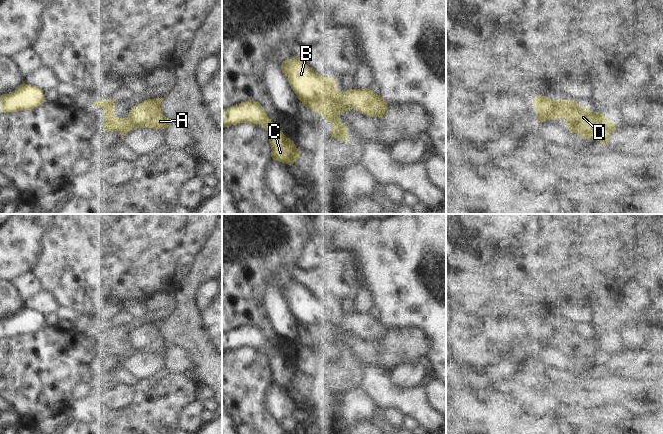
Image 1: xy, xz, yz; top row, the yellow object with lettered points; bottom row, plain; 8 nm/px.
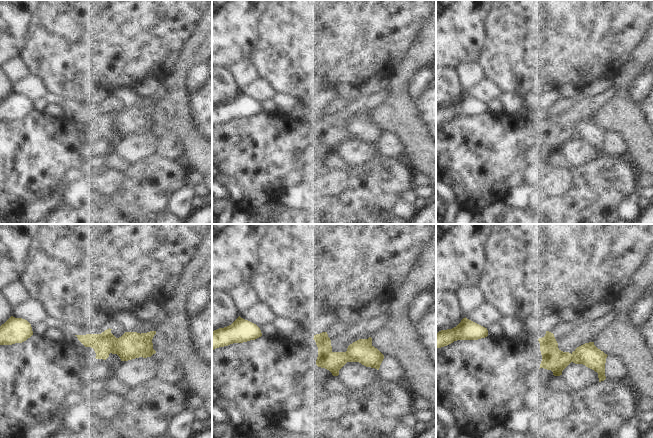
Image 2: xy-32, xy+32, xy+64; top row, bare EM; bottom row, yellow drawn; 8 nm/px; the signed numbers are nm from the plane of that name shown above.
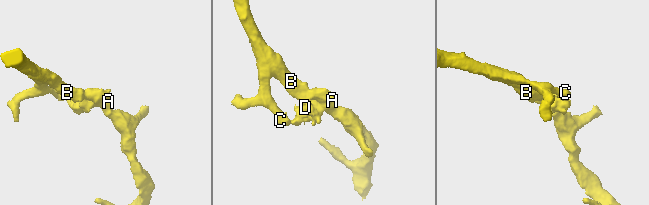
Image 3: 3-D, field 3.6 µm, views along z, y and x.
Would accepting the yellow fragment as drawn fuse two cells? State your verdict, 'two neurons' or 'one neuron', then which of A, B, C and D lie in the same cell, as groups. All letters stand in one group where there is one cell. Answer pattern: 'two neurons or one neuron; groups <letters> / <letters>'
two neurons; groups A B C / D

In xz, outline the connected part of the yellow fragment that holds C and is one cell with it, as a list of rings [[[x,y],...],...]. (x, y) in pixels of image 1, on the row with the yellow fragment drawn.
[[[248,100],[222,109],[222,127],[239,123],[261,125],[267,131],[273,160],[292,165],[300,158],[294,141],[287,138],[272,124],[271,119],[258,102]]]

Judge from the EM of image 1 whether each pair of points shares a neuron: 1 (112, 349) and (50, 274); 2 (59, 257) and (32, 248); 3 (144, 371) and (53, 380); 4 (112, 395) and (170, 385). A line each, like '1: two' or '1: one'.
1: two
2: two
3: two
4: two

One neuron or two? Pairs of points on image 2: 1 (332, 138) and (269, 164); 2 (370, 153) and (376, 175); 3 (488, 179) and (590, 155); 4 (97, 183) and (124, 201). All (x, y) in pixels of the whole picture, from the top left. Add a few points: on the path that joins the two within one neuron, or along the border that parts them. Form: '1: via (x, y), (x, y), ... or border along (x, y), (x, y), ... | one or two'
1: via (316, 138), (295, 138), (285, 148) | one
2: border along (378, 152), (370, 160), (355, 167) | two
3: border along (571, 137), (561, 150) | two
4: border along (127, 174), (118, 191), (109, 195), (89, 193) | two

